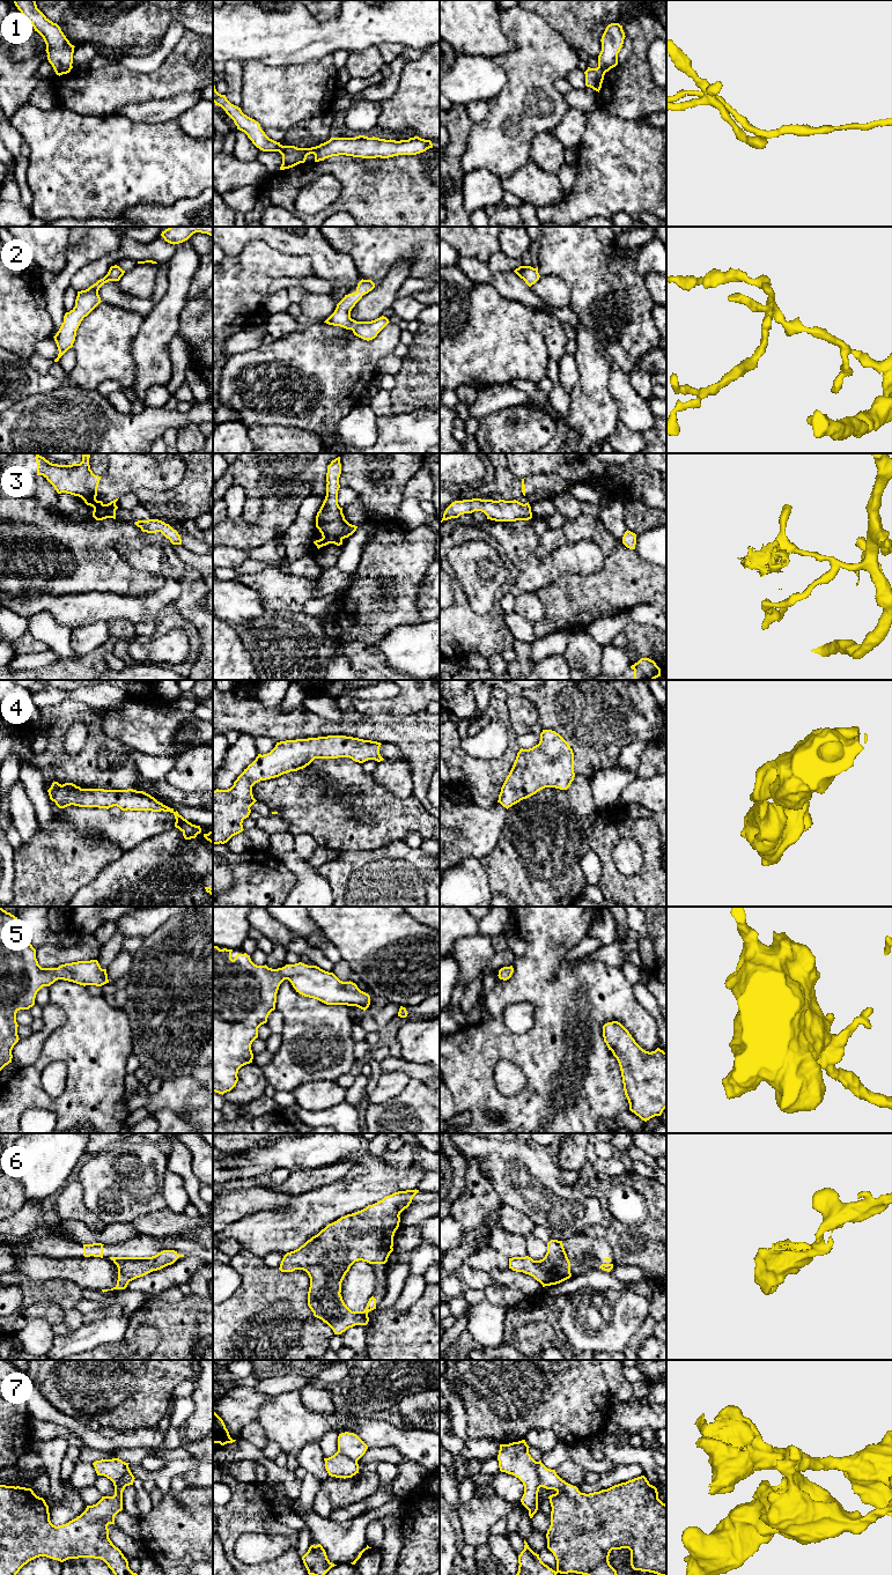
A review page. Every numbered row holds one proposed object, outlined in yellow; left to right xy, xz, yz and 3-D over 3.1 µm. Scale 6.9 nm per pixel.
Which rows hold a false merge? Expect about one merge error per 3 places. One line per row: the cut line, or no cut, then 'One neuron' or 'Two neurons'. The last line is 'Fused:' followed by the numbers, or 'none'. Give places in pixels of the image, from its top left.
1: Split along yz (598, 66), (604, 73). Two neurons
2: No split. One neuron
3: Split along xy (102, 503), (93, 507). Two neurons
4: No split. One neuron
5: No split. One neuron
6: No split. One neuron
7: Split along yz (535, 1462), (540, 1486). Two neurons
Fused: 1, 3, 7

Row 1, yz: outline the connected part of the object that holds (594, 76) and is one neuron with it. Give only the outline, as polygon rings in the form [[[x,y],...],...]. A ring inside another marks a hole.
[[[588,67],[584,74],[585,74],[585,86],[599,93],[605,73],[599,67],[597,68]]]

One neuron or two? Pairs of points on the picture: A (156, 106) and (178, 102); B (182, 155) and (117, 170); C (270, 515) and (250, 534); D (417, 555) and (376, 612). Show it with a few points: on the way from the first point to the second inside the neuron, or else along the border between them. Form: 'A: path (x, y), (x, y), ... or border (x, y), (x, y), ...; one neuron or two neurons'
A: path (162, 106), (172, 106); one neuron
B: path (166, 164), (133, 167); one neuron
C: path (266, 519), (255, 531); one neuron
D: path (403, 569), (385, 588), (380, 598); one neuron

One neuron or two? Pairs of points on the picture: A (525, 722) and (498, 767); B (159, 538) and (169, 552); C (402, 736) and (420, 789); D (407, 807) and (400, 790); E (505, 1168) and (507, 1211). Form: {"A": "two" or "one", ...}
{"A": "two", "B": "one", "C": "one", "D": "two", "E": "two"}

